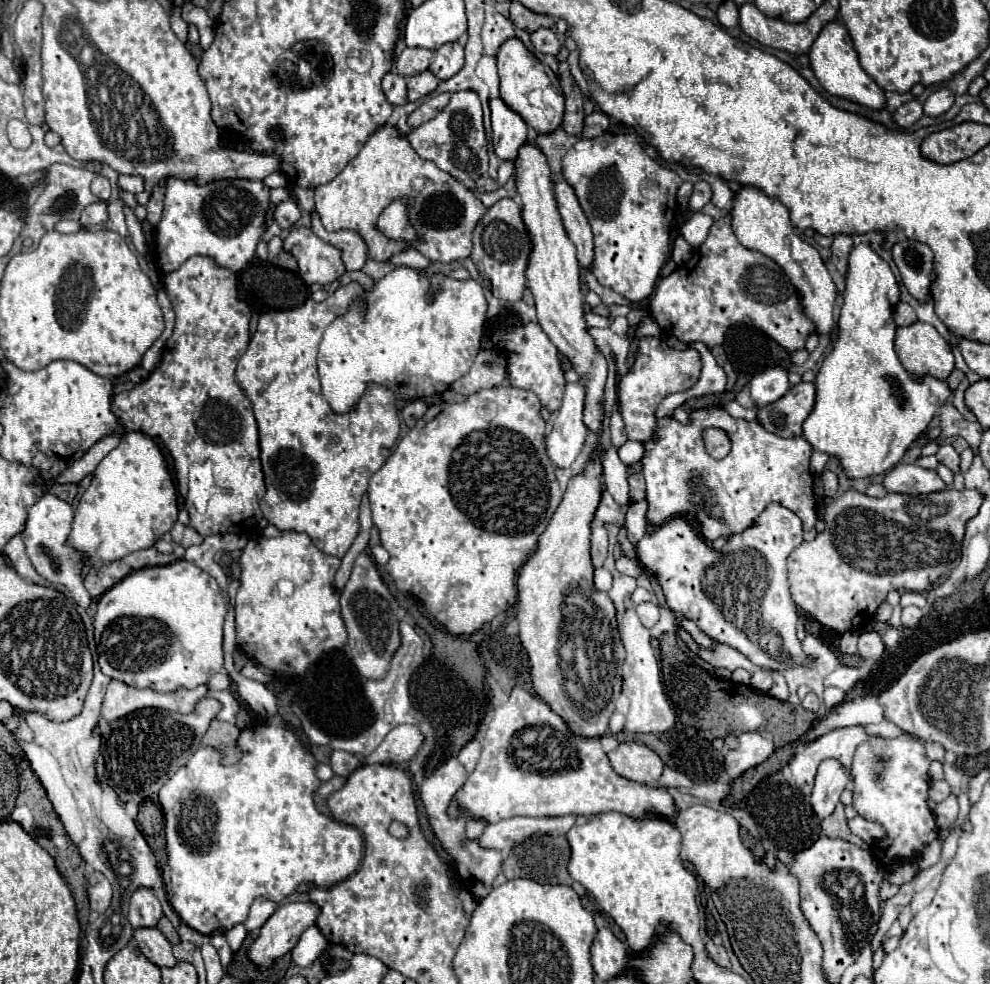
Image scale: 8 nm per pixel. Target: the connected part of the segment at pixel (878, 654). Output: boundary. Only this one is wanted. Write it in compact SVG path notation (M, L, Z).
M864 631L858 639L858 653L864 659L880 659L885 651L885 645L876 631Z

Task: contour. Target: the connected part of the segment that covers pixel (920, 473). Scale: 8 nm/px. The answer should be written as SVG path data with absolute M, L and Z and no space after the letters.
M914 463L896 465L882 483L886 491L894 493L908 493L908 495L922 495L922 493L936 493L948 489L948 485L940 479L940 475L932 469L918 467Z

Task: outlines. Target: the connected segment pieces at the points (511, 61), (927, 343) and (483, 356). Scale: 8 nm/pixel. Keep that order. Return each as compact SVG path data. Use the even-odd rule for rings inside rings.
M512 37L508 41L502 43L498 55L498 75L500 75L500 97L504 99L504 103L508 107L512 107L516 113L522 115L522 119L532 125L538 133L550 133L554 131L560 123L562 123L562 115L564 115L564 95L558 83L558 77L550 71L550 67L542 65L532 51L526 49L526 45ZM532 91L540 91L540 99L538 99L538 107L530 103L530 93Z
M916 321L910 327L898 327L896 329L896 337L894 337L894 347L896 347L896 353L898 353L900 361L902 361L902 365L916 377L932 375L936 379L946 379L950 375L950 371L954 369L952 349L938 335L938 331L932 325L928 325L928 323Z
M484 349L474 359L472 369L458 381L452 383L452 389L462 395L472 395L486 387L502 385L506 379L506 357L494 349Z

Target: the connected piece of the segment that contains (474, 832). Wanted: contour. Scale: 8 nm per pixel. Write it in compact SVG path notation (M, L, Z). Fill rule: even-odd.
M468 819L468 823L466 823L466 835L468 835L468 839L476 839L478 835L482 835L482 831L486 829L486 821L484 819Z

